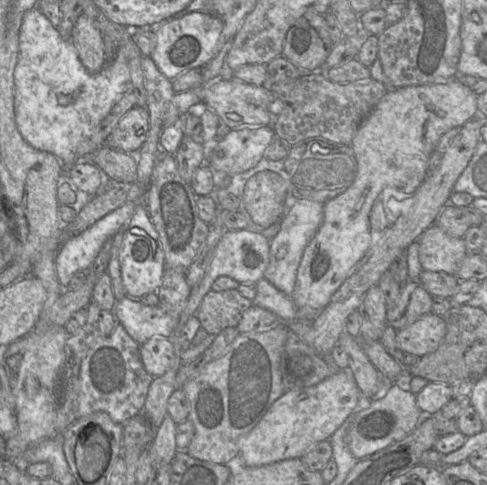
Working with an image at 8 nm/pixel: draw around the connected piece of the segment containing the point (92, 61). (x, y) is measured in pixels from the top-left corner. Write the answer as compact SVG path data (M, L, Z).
M85 14L78 17L70 41L85 69L90 74L99 73L106 64L103 36Z

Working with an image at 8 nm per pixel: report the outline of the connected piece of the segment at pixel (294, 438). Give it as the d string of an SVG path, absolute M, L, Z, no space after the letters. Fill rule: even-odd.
M349 368L334 372L314 386L286 391L256 426L239 439L239 456L247 467L300 459L321 441L329 440L361 404L362 395Z

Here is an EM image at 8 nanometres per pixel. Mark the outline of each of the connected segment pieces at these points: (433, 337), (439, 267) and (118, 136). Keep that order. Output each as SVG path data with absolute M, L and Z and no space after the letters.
M433 313L420 317L404 329L398 330L396 340L405 353L423 357L436 351L446 335L444 319Z
M431 225L417 240L419 261L423 270L455 275L469 253L463 238L446 234L437 225Z
M146 107L129 110L111 132L106 144L116 150L136 155L147 139L149 112Z

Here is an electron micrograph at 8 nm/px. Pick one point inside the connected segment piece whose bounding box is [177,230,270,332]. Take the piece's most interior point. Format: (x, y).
(242, 255)

